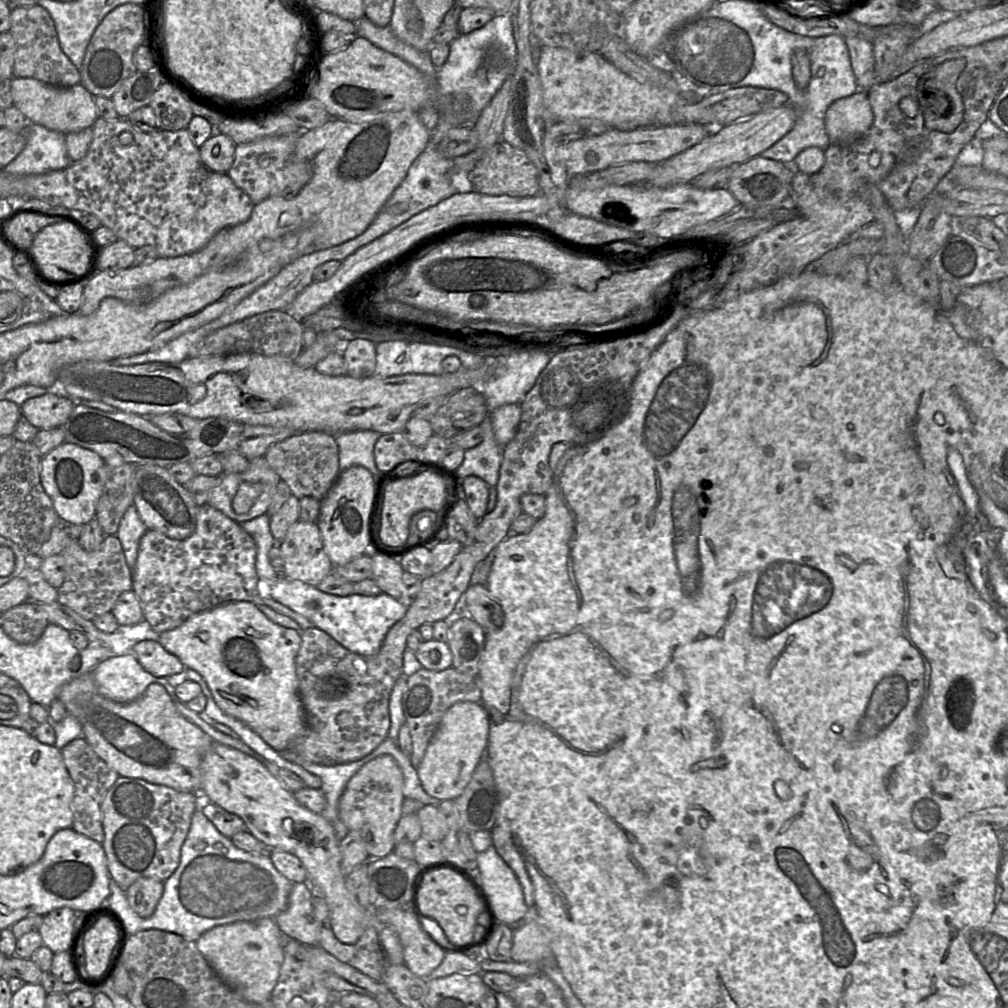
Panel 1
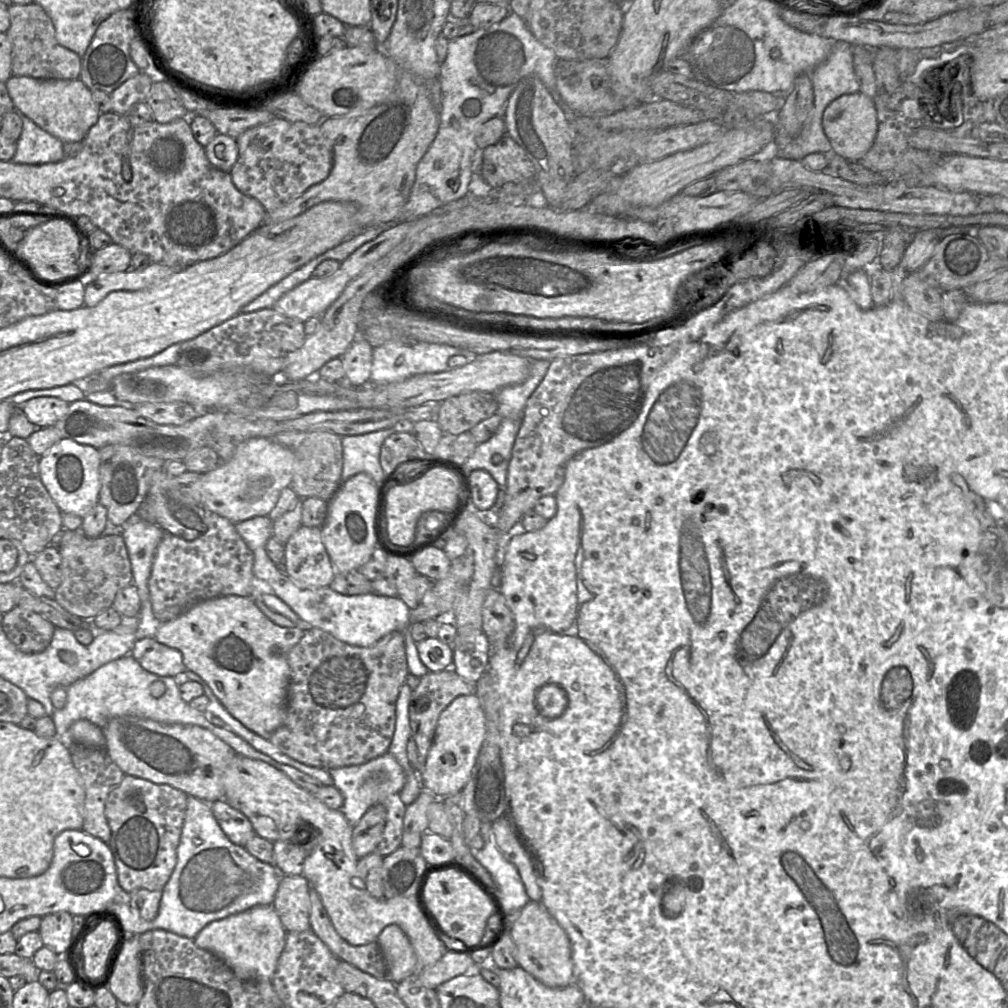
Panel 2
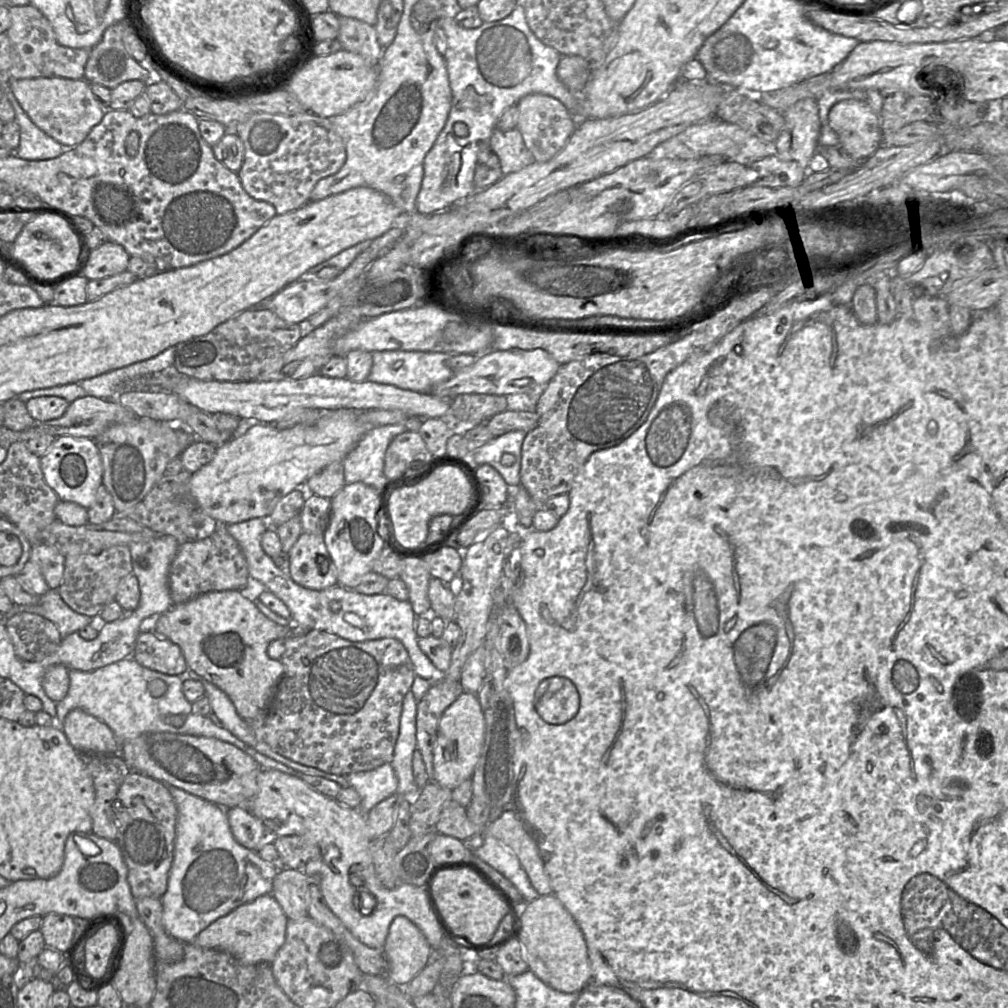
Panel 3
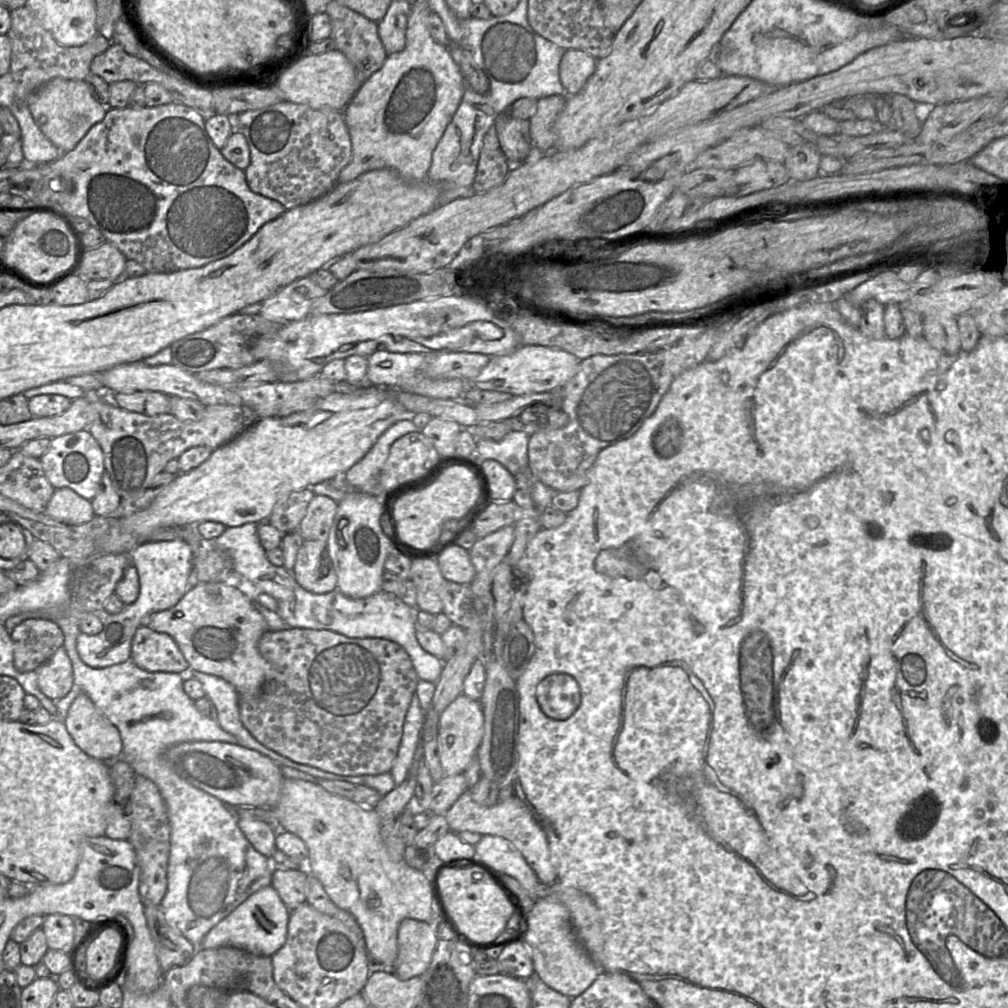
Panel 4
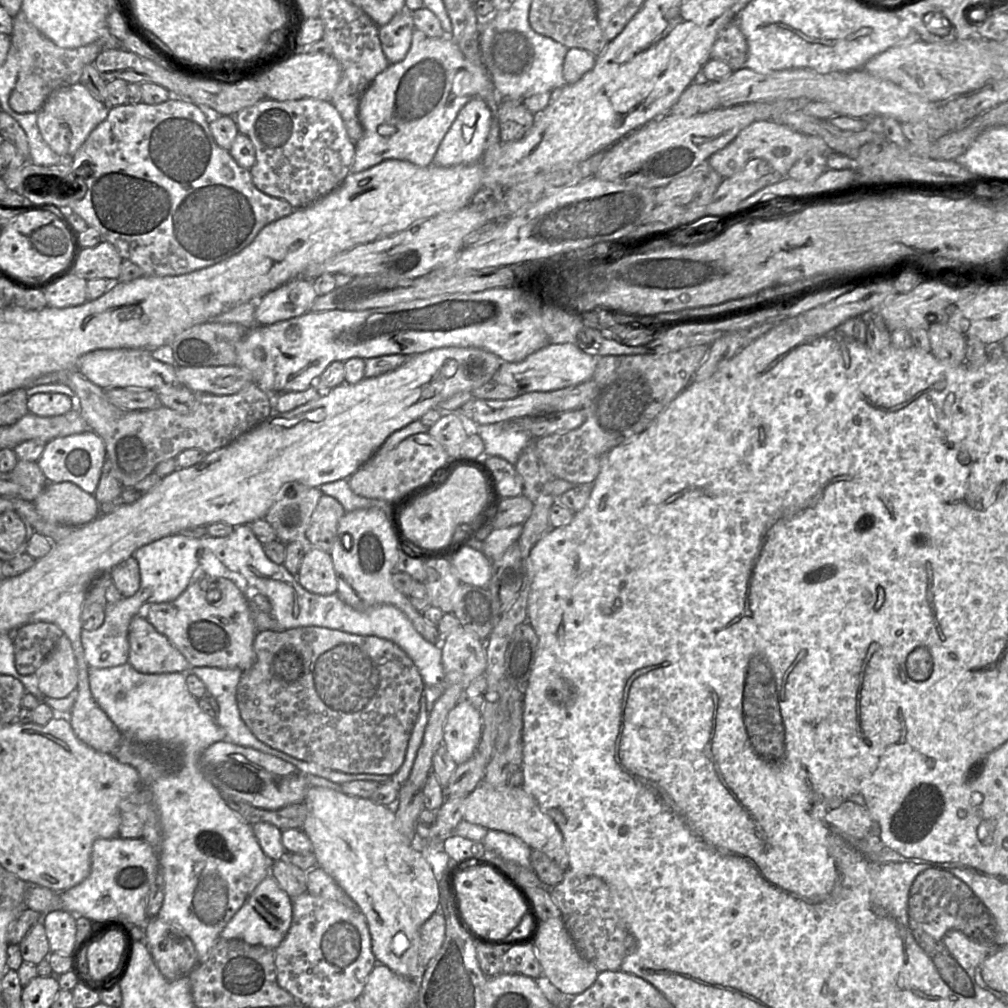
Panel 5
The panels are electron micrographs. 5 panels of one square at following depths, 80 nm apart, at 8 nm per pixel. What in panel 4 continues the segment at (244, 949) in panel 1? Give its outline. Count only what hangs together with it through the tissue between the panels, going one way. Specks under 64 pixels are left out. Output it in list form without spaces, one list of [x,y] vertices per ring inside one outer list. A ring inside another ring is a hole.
[[[272,885],[249,896],[232,913],[214,926],[203,938],[198,949],[234,947],[258,956],[272,957],[285,943],[290,910]]]

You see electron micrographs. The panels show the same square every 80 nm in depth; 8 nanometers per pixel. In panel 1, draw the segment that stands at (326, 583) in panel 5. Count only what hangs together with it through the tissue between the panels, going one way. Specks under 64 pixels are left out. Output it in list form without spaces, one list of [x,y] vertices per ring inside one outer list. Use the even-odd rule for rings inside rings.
[[[298,520],[278,542],[284,559],[285,575],[317,586],[333,571],[333,563],[324,551],[317,523]]]

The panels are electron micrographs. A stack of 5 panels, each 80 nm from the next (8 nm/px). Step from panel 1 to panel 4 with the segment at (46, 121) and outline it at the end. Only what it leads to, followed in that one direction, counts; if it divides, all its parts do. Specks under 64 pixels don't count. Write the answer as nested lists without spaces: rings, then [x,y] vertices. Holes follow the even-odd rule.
[[[54,78],[32,92],[26,99],[35,123],[62,152],[73,150],[92,126],[101,122],[112,107],[99,103],[84,80]]]

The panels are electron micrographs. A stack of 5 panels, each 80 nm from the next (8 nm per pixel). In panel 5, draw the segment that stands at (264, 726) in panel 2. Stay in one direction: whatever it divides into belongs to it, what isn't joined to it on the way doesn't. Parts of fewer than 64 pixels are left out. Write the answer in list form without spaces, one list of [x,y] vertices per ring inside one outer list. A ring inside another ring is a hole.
[[[203,574],[189,583],[173,601],[150,603],[143,609],[146,619],[187,659],[191,667],[248,670],[255,661],[253,642],[257,634],[249,609],[249,598],[228,578]]]

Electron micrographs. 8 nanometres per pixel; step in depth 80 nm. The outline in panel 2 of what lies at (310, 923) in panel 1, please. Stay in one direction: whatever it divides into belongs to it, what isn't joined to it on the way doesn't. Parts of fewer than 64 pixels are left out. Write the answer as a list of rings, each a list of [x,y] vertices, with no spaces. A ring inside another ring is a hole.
[[[302,874],[281,875],[272,905],[287,932],[310,929],[310,887]]]

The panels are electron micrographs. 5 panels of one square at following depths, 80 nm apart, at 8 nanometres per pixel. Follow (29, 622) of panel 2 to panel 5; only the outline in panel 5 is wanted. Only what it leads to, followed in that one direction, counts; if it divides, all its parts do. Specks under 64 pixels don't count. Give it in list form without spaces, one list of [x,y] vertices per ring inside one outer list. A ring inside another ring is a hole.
[[[49,622],[28,623],[13,631],[15,667],[21,675],[36,672],[54,650],[63,631]]]

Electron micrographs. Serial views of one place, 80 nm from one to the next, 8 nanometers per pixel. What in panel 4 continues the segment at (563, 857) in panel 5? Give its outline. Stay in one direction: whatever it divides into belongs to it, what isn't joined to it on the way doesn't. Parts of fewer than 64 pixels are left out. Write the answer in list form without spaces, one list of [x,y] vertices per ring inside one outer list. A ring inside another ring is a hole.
[[[465,791],[444,816],[451,832],[469,831],[482,836],[499,836],[510,841],[522,853],[542,884],[551,885],[557,881],[557,871],[551,860],[546,834],[528,805],[515,794],[500,803],[486,807],[474,802],[470,791]]]

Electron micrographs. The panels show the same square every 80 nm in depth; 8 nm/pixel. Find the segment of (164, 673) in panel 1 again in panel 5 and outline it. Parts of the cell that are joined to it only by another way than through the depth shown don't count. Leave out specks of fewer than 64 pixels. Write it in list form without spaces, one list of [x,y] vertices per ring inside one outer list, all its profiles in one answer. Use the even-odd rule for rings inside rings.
[[[144,611],[131,619],[128,642],[128,663],[140,673],[184,672],[190,666],[169,639],[146,619]]]

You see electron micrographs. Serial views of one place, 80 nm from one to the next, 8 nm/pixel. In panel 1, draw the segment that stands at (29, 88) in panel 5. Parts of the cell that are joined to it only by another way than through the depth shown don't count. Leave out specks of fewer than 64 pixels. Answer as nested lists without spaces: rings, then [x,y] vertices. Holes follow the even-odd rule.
[[[36,4],[19,6],[10,12],[10,32],[16,42],[13,76],[34,78],[56,87],[70,87],[81,82],[80,71],[61,50],[58,34],[49,12]]]

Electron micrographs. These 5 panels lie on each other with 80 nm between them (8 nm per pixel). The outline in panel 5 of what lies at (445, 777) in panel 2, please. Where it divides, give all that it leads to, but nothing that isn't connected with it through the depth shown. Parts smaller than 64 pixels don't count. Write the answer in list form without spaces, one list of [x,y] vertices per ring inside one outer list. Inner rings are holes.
[[[465,697],[450,710],[443,728],[443,745],[457,765],[474,755],[482,728],[481,711]]]

